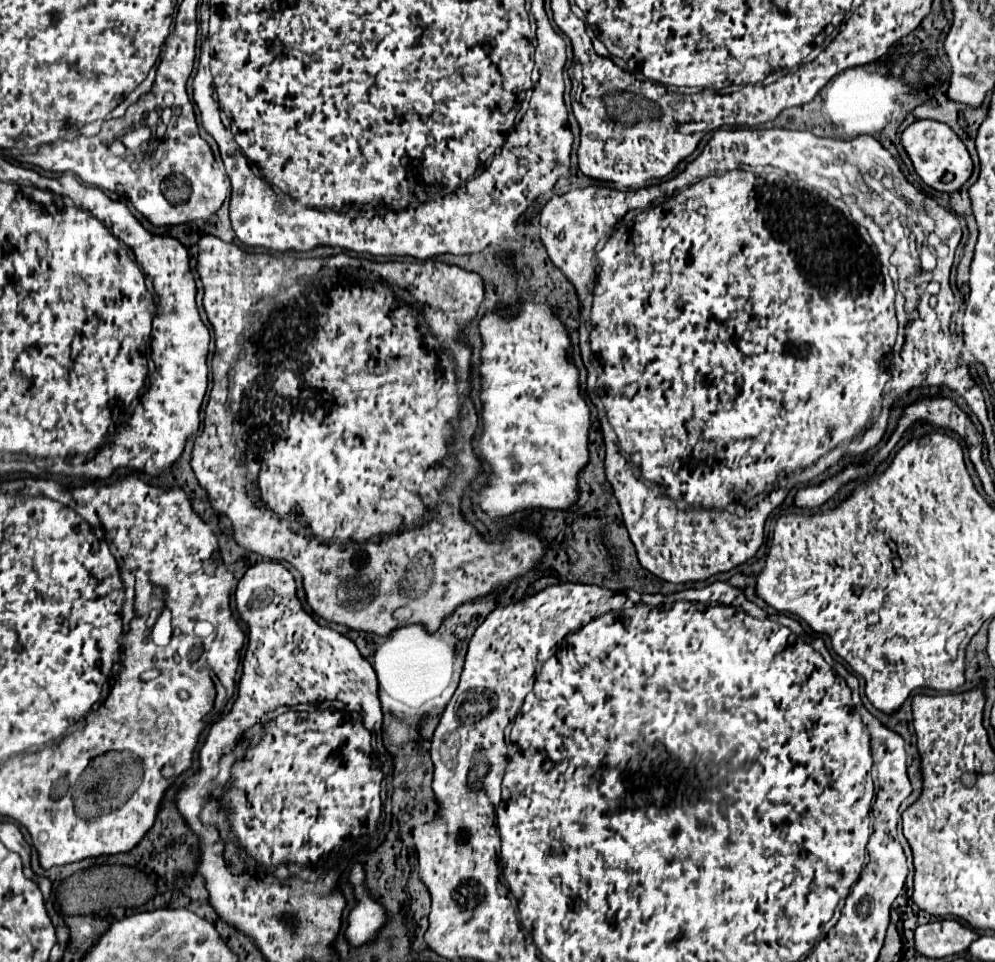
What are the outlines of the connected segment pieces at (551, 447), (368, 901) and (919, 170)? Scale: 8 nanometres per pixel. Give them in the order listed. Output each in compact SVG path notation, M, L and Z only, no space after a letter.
M536 298L536 300L528 300L522 308L522 314L518 318L512 320L502 320L496 318L494 314L486 314L480 322L480 334L482 334L482 352L480 352L480 374L482 374L482 420L484 420L484 434L480 440L480 450L482 450L482 458L486 458L492 464L492 472L494 476L490 478L490 484L486 488L480 488L480 506L484 512L488 512L490 518L500 520L512 512L518 510L544 510L544 508L566 508L572 504L572 500L576 498L576 478L578 478L578 470L588 462L588 428L590 428L590 408L584 402L584 398L578 394L578 370L574 364L568 362L566 350L570 346L568 334L564 330L564 324L554 316L552 312L552 304L544 298Z
M356 864L350 872L350 882L356 888L356 898L358 904L356 908L350 912L348 916L348 930L346 930L346 938L352 946L360 946L364 942L370 942L376 938L378 928L384 924L384 908L380 904L376 904L370 894L364 890L364 868L360 864Z
M916 120L912 122L900 138L904 150L908 152L916 174L934 190L954 192L958 190L972 174L972 160L964 142L950 130L950 126L936 120Z

